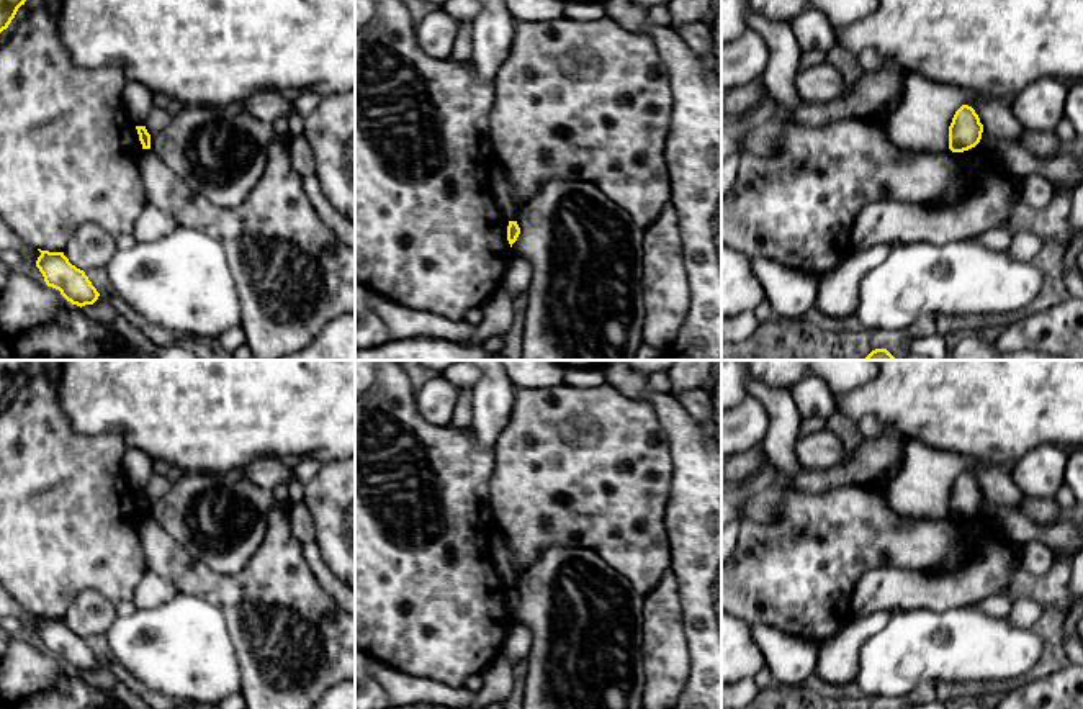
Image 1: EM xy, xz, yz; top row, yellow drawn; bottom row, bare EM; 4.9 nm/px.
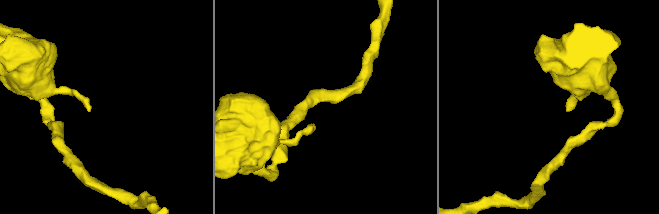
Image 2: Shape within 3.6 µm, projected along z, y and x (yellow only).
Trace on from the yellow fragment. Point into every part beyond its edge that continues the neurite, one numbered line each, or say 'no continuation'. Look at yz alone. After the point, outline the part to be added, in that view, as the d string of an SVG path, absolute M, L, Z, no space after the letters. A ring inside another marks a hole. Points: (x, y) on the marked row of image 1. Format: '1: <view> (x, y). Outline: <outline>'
no continuation

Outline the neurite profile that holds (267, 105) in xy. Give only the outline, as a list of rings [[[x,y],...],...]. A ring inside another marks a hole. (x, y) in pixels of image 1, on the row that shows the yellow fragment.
[[[262,90],[245,98],[242,106],[260,121],[273,124],[275,120],[288,118],[293,113],[291,98],[293,95],[290,93]]]

